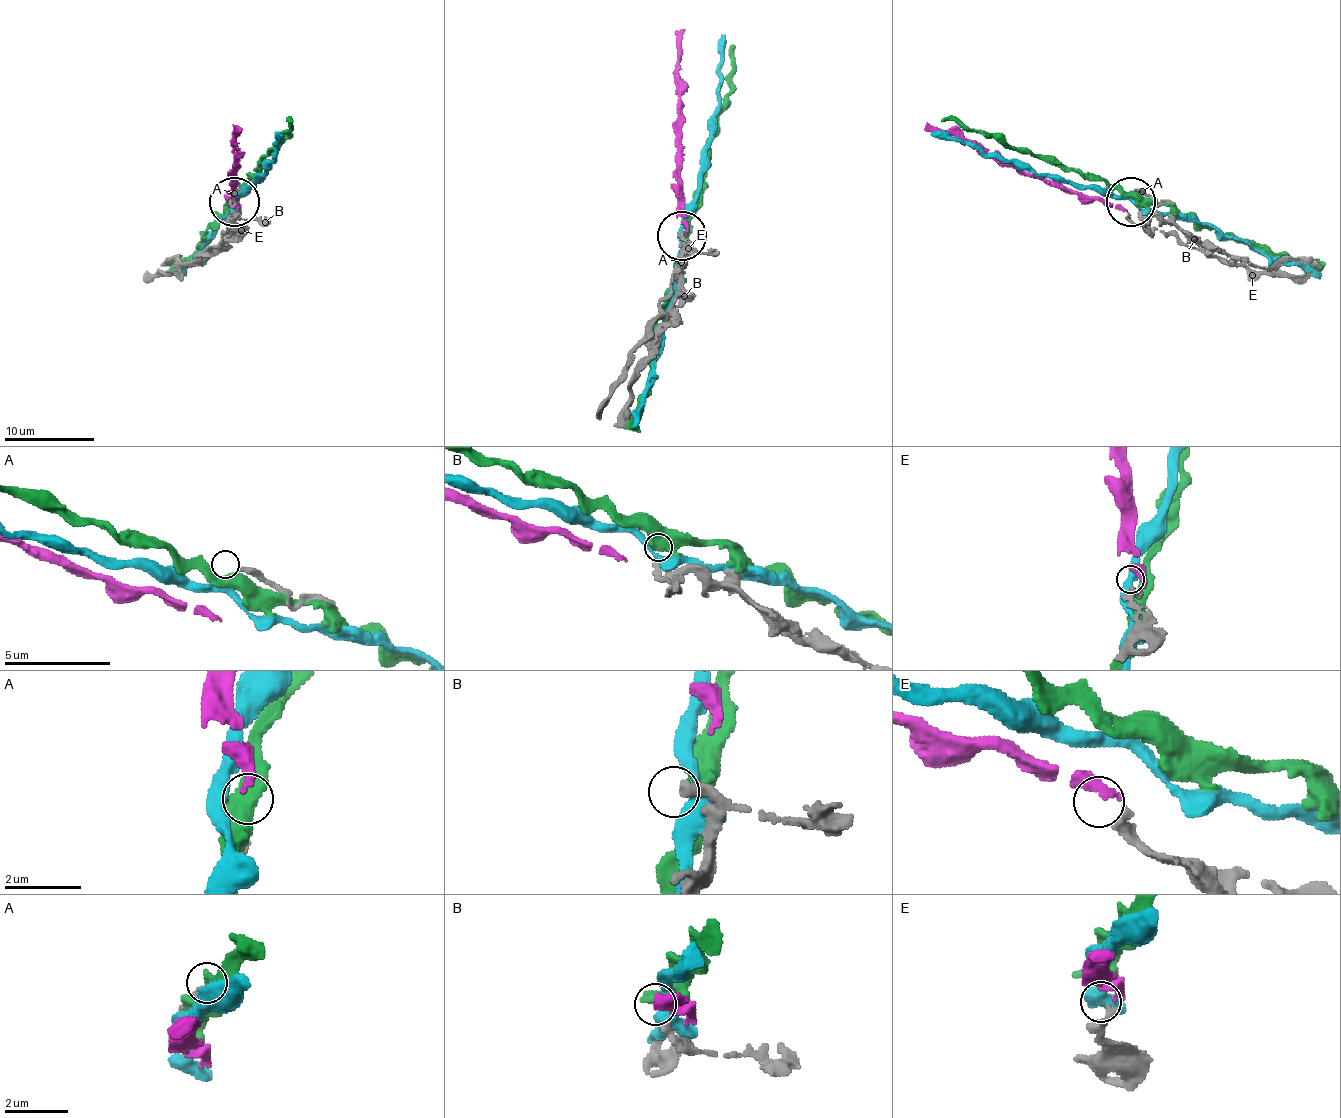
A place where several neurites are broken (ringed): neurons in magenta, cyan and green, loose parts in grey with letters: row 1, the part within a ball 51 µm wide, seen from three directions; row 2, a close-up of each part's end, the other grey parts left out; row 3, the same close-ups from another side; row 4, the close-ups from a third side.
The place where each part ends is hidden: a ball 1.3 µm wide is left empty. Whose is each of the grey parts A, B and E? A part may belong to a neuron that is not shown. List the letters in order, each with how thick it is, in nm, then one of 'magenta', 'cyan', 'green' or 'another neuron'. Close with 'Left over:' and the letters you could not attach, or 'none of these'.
A: 280 nm thick; another neuron
B: 260 nm thick; another neuron
E: 200 nm thick; another neuron
Left over: A, B, E

